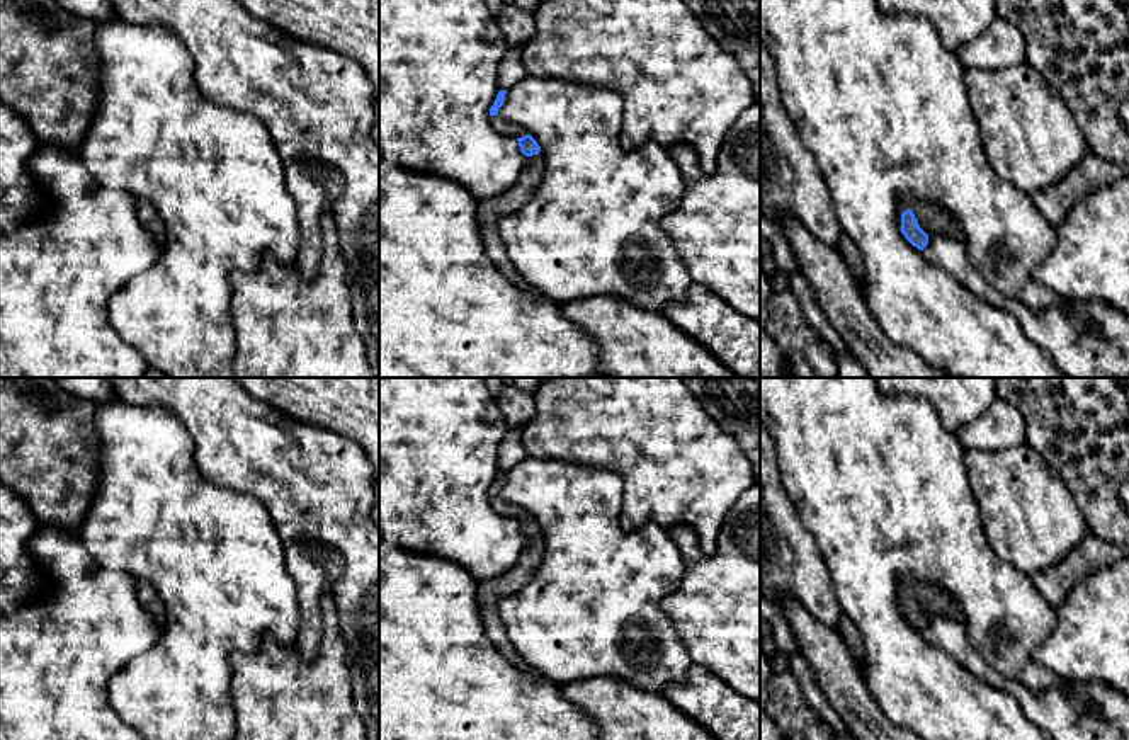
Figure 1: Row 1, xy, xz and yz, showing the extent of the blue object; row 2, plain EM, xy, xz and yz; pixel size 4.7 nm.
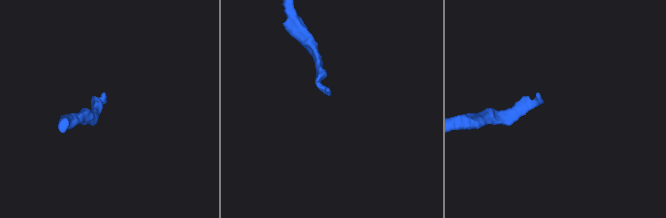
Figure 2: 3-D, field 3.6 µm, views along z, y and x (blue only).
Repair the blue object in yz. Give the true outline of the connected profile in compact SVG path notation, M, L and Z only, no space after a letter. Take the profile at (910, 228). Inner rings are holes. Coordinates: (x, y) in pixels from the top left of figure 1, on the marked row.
M916 204L901 214L901 233L905 238L923 250L930 235L944 235L962 240L962 226L945 209L937 204Z

